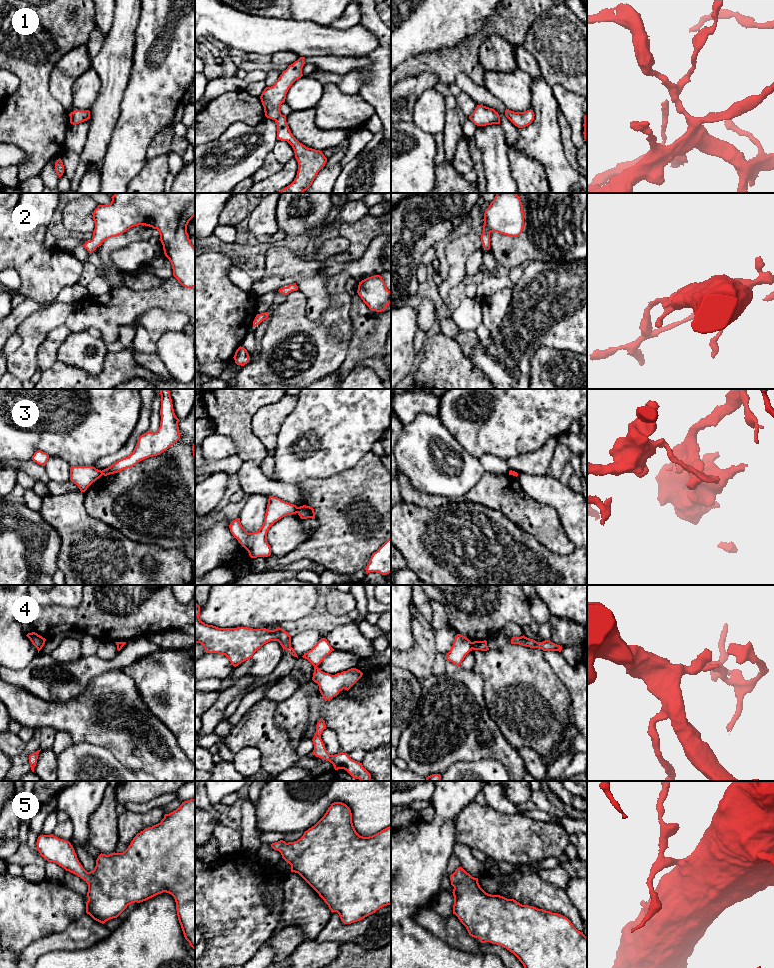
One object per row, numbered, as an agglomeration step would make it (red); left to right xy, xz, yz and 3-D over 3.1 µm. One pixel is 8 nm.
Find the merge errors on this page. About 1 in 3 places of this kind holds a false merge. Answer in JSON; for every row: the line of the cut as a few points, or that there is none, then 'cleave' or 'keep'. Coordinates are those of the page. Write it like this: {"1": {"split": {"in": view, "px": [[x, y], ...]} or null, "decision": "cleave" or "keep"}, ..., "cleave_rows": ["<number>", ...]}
{"1": {"split": null, "decision": "keep"}, "2": {"split": null, "decision": "keep"}, "3": {"split": {"in": "xz", "px": [[298, 507], [296, 512]]}, "decision": "cleave"}, "4": {"split": {"in": "yz", "px": [[471, 642], [472, 648]]}, "decision": "cleave"}, "5": {"split": null, "decision": "keep"}, "cleave_rows": ["3", "4"]}

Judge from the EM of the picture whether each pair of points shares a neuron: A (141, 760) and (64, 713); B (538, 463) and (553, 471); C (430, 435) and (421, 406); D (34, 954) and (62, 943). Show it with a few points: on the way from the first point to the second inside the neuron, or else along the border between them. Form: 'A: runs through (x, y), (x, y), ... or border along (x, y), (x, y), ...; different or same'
A: runs through (122, 746), (103, 727), (93, 726), (83, 718); same
B: border along (556, 447), (547, 474); different
C: border along (437, 416), (418, 414), (409, 423), (403, 425); different
D: runs through (41, 947), (47, 943), (55, 943); same

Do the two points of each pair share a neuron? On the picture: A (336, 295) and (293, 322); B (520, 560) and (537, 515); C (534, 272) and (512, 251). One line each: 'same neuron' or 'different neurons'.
A: same neuron
B: different neurons
C: different neurons

